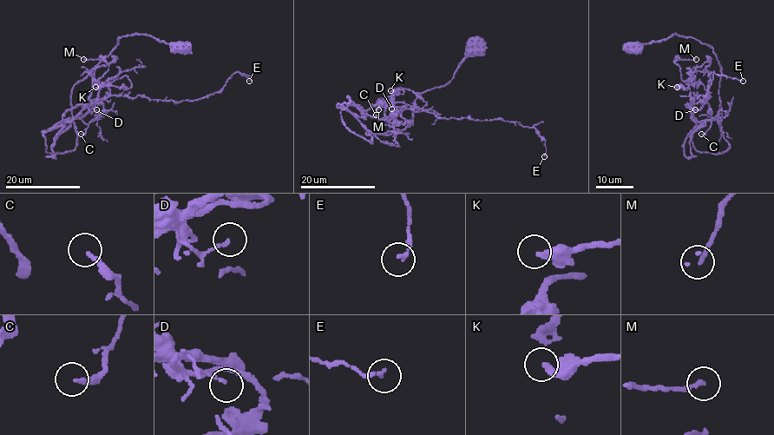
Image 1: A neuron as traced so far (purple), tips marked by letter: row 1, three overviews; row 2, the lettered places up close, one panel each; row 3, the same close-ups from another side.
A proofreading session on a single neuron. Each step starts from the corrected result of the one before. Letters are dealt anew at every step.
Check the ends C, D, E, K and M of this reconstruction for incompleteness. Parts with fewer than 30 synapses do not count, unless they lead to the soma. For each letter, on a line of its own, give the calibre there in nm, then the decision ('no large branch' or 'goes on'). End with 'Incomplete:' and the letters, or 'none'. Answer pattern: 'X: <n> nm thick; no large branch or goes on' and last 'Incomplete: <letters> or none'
C: 170 nm thick; no large branch
D: 140 nm thick; no large branch
E: 180 nm thick; no large branch
K: 280 nm thick; no large branch
M: 170 nm thick; no large branch
Incomplete: none

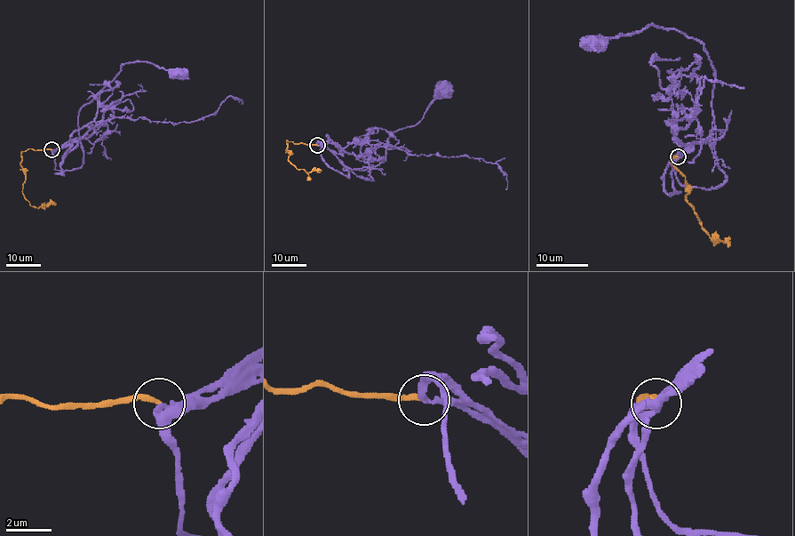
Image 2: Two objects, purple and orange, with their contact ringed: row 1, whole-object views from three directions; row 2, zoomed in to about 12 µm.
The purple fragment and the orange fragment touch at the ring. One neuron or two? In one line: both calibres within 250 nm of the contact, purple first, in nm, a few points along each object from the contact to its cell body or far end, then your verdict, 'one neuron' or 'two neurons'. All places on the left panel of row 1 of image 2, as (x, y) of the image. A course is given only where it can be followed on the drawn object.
calibres 220 and 200 nm; course purple (51, 149), (56, 170), (82, 165), (78, 111), (122, 64), (150, 61), (181, 76); course orange (51, 149), (27, 148), (21, 153), (20, 166), (25, 180), (22, 193), (32, 206), (56, 204); two neurons

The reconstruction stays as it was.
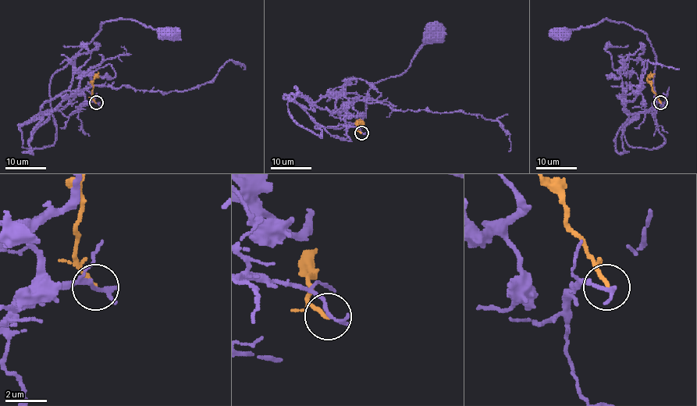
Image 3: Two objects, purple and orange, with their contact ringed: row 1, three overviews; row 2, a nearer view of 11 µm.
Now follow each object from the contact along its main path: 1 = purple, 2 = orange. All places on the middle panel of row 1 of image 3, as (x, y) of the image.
1: (361, 132), (320, 126), (286, 94), (320, 137), (315, 126), (360, 120), (373, 85), (437, 32)
2: (361, 132), (357, 129), (359, 120), (360, 127)

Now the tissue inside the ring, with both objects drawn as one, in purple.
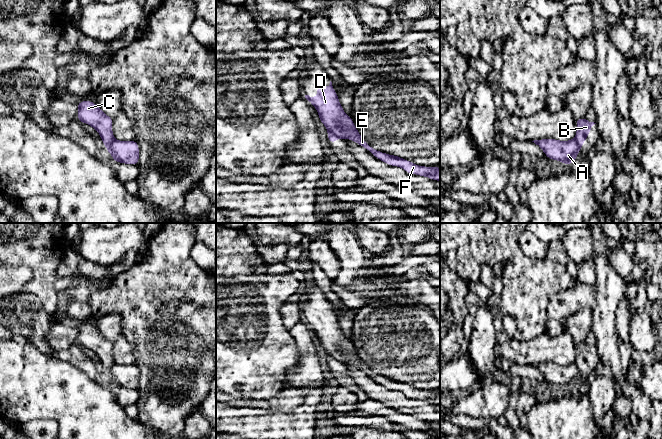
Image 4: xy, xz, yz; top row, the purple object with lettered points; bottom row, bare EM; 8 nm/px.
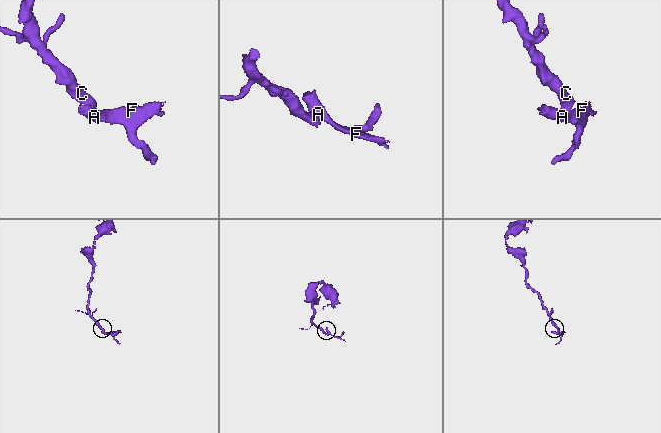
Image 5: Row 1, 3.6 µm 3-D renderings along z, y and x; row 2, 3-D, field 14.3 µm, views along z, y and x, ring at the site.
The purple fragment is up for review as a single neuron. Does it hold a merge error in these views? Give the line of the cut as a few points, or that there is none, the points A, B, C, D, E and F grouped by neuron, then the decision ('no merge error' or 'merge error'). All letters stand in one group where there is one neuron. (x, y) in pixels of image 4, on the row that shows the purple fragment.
cut xz (328, 130), (338, 136); groups A D E F / B C; merge error

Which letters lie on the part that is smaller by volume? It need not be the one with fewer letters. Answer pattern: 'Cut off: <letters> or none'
Cut off: A, D, E, F

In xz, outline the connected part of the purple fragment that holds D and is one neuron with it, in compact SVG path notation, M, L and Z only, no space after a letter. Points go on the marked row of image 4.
M331 81L328 87L323 84L318 85L316 93L318 94L317 98L310 97L309 95L305 95L305 98L317 109L319 121L324 124L328 131L342 139L353 140L387 165L401 167L408 174L440 181L440 168L438 166L418 166L409 160L402 159L400 156L375 150L369 145L356 129L351 116L345 114Z

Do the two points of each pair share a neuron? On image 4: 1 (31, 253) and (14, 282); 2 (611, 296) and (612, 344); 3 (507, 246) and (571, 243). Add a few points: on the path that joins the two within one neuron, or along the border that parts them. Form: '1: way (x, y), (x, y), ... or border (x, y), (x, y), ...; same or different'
1: border (10, 265), (30, 269), (31, 280), (24, 290); different
2: way (607, 308), (607, 332); same
3: border (561, 238), (561, 244), (569, 259); different

